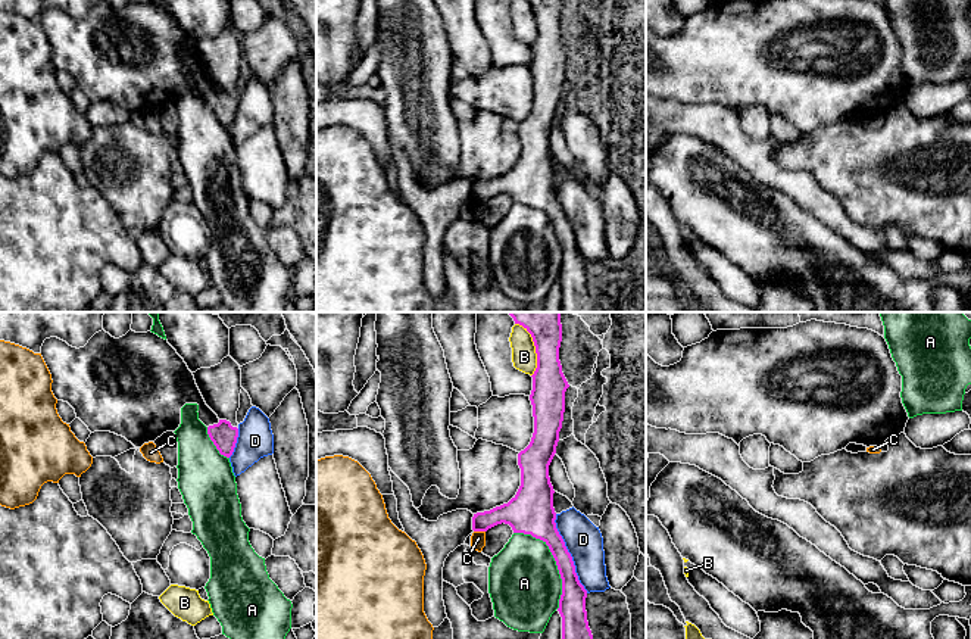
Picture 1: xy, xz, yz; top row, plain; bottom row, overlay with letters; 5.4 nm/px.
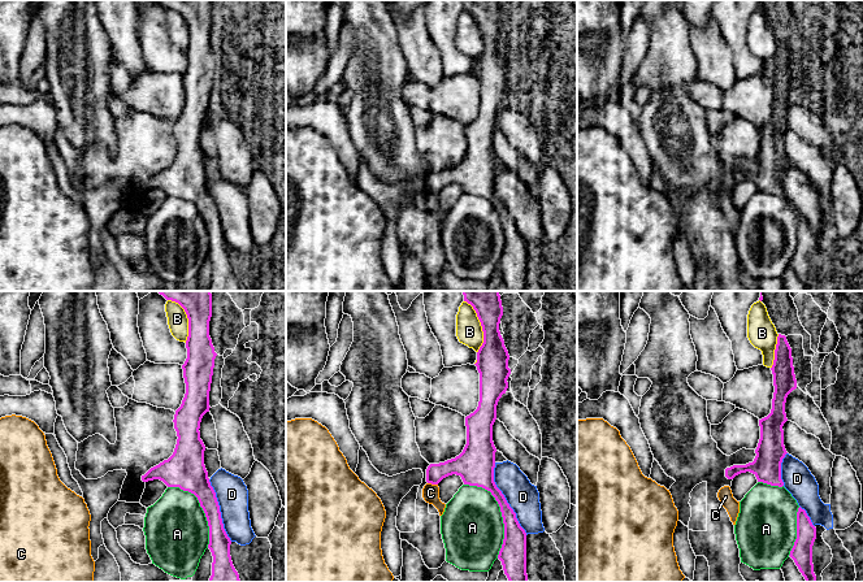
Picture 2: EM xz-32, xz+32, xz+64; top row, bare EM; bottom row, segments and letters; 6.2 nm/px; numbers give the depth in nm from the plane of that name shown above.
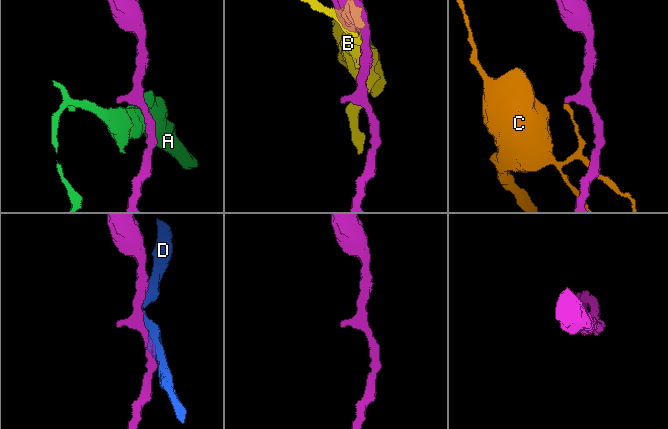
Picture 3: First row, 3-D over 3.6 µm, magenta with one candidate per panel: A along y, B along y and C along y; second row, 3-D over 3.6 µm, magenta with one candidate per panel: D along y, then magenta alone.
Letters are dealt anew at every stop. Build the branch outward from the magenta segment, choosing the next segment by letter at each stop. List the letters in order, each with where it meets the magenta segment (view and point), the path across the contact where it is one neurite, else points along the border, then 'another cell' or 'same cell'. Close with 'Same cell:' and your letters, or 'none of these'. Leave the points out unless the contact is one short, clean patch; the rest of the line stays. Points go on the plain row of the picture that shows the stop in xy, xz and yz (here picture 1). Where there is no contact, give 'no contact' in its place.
A: contact xz (555, 230); another cell
B: contact xz (536, 22); another cell
C: contact xz (480, 200); border xz (474, 200), (484, 202); another cell
D: contact xz (570, 224); another cell
Same cell: none of these

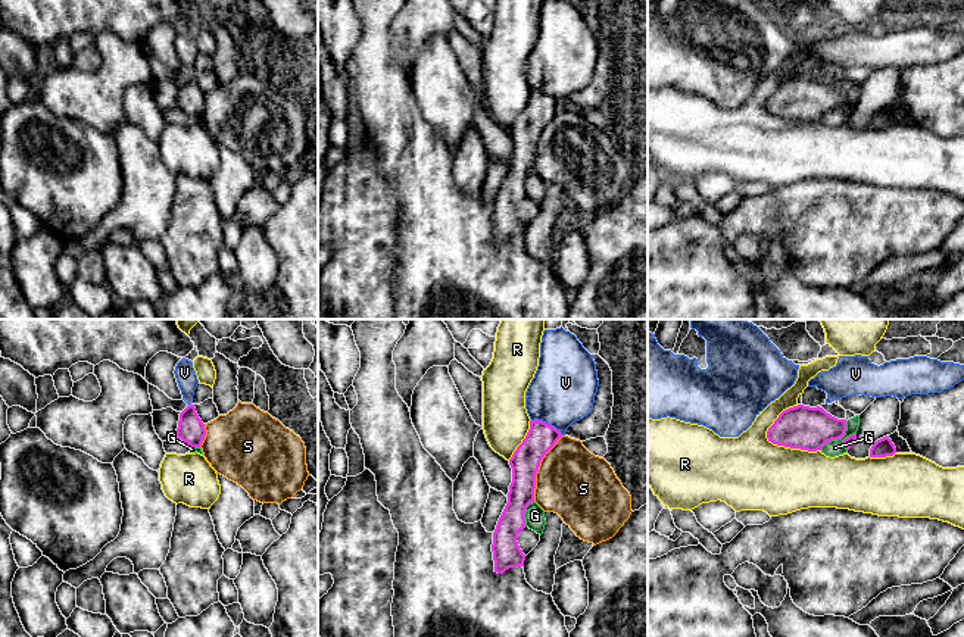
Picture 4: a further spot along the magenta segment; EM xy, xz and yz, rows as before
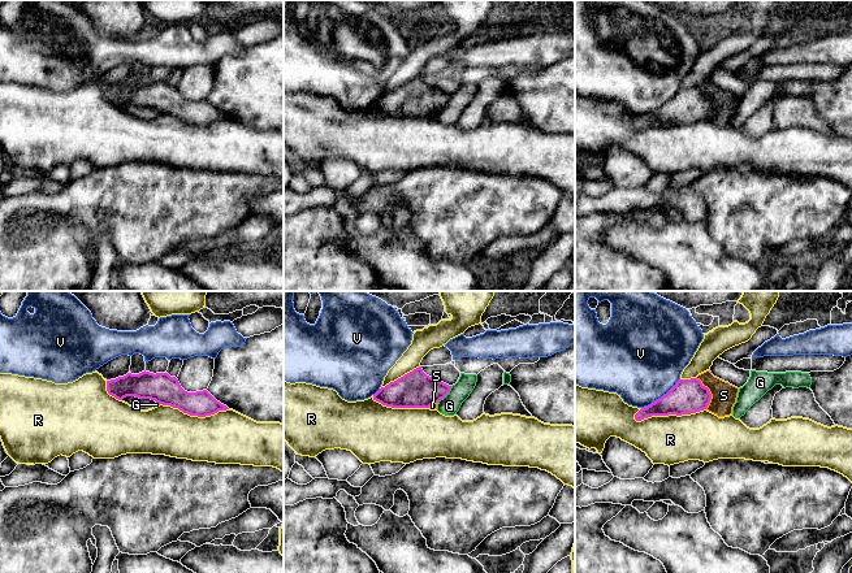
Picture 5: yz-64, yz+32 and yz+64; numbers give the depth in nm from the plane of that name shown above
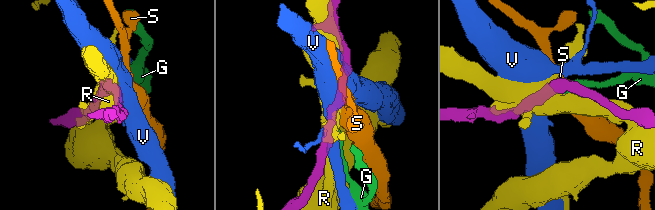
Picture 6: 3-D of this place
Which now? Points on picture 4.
G: contact yz (838, 109); border yz (855, 103), (832, 109), (820, 119); another cell
R: contact yz (791, 118); another cell
S: contact xz (537, 139); border xz (562, 106), (540, 133), (533, 171); another cell
V: contact xz (548, 94); another cell
Same cell: none of these

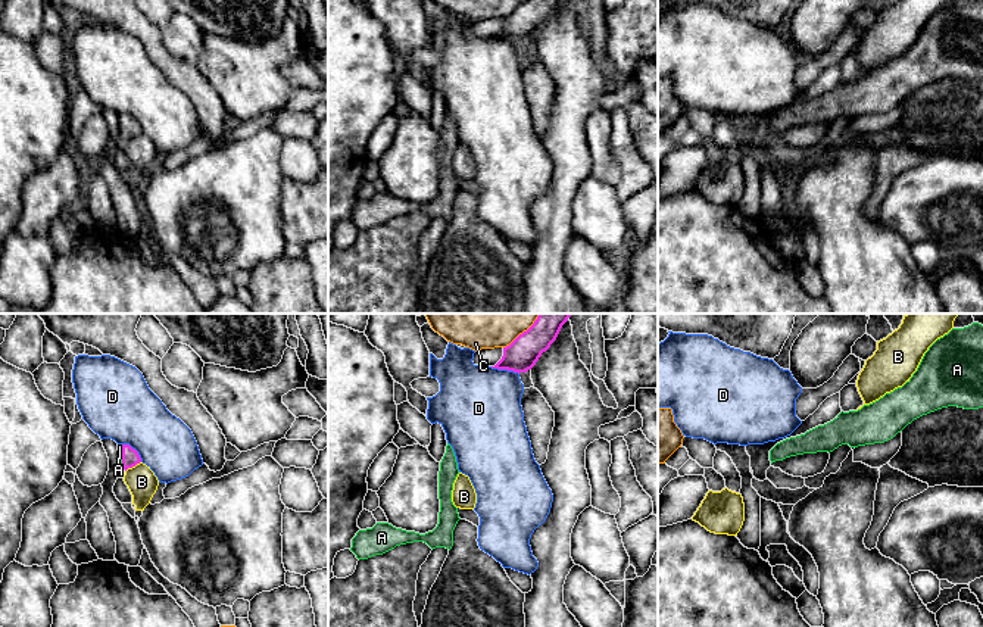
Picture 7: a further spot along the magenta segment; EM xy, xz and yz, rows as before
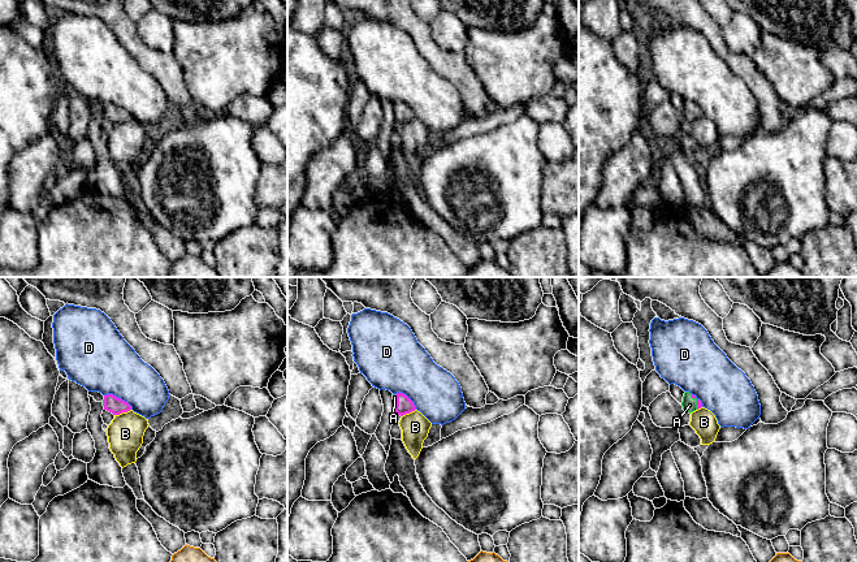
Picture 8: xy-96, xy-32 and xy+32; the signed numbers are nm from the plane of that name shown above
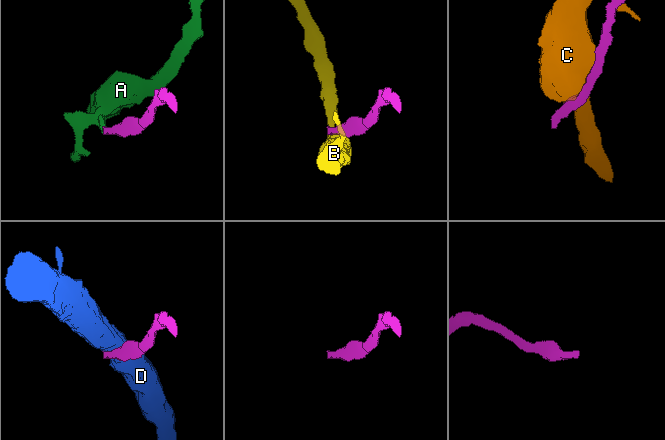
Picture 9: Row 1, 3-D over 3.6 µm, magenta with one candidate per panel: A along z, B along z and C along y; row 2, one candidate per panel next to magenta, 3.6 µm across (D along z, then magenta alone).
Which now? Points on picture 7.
A: contact xy (122, 125); way xy (130, 127), (122, 125), (119, 117); same cell
B: contact xy (133, 136); another cell
C: contact xz (517, 8); another cell
D: contact xz (505, 39); another cell
Same cell: A

